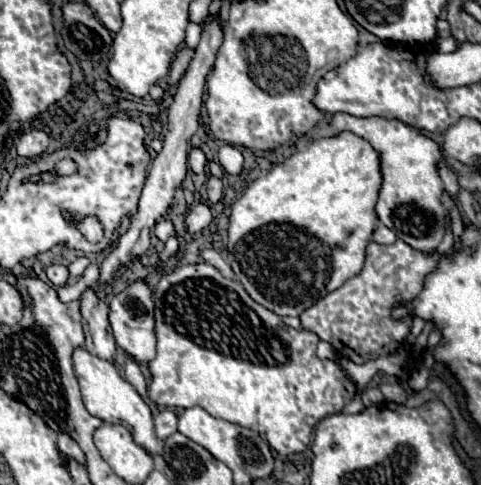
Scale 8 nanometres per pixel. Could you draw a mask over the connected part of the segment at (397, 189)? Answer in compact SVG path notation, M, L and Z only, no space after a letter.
M333 114L331 126L335 128L335 134L349 130L361 136L379 152L383 182L375 206L377 218L389 230L393 230L397 238L405 240L415 250L433 252L445 234L445 226L449 224L449 214L443 210L439 196L443 190L447 190L453 198L457 198L461 190L457 176L443 164L439 146L419 134L415 128L409 128L399 120L387 120L379 116L357 118L351 114Z

